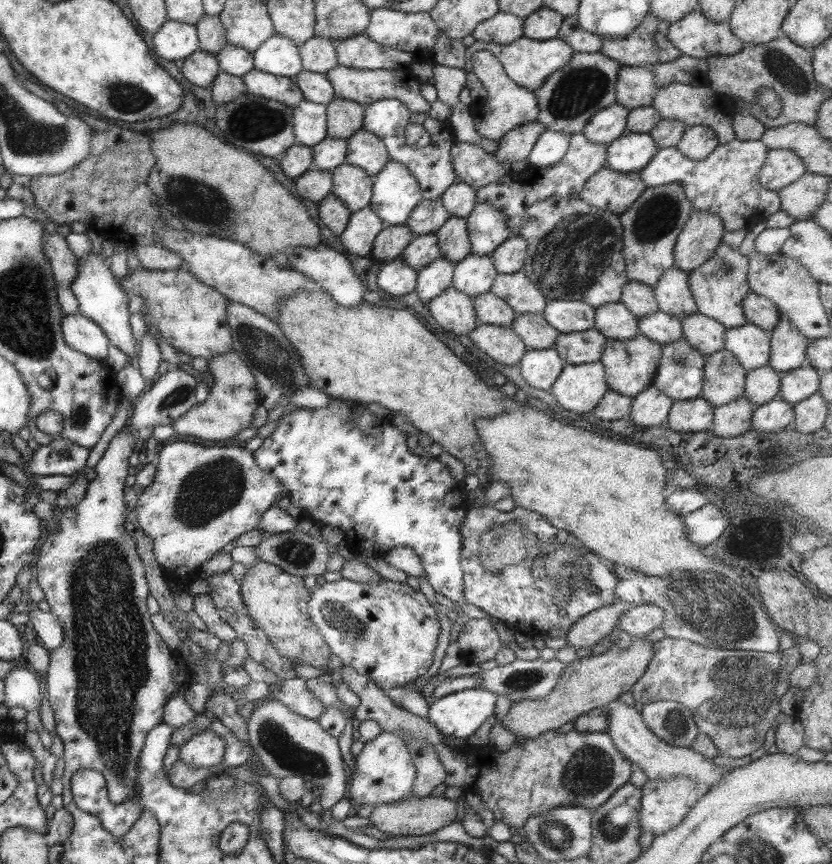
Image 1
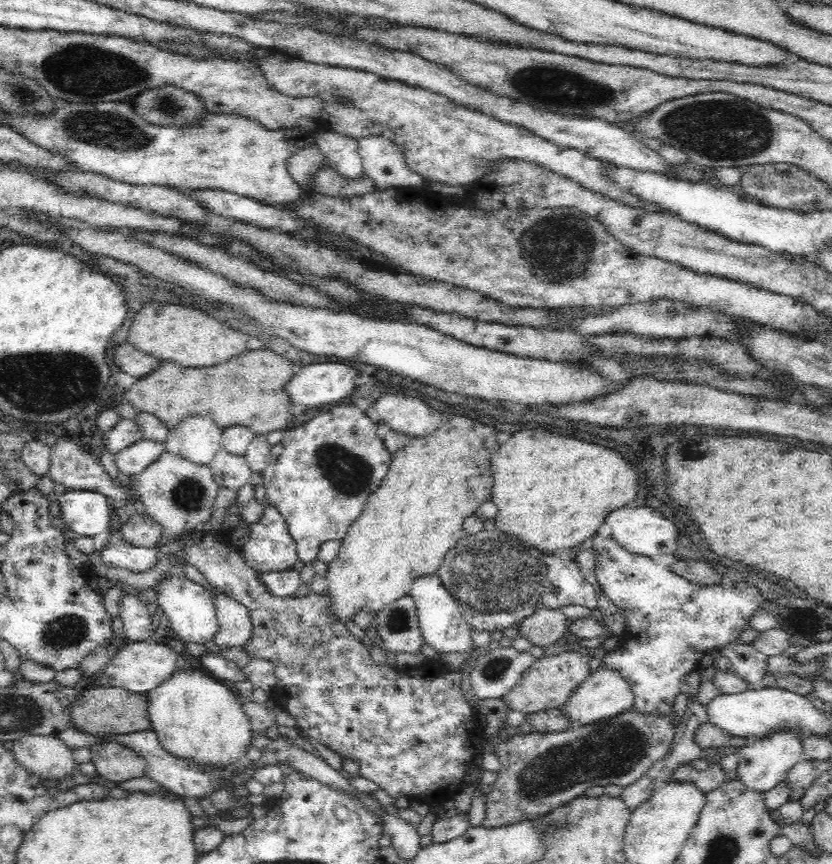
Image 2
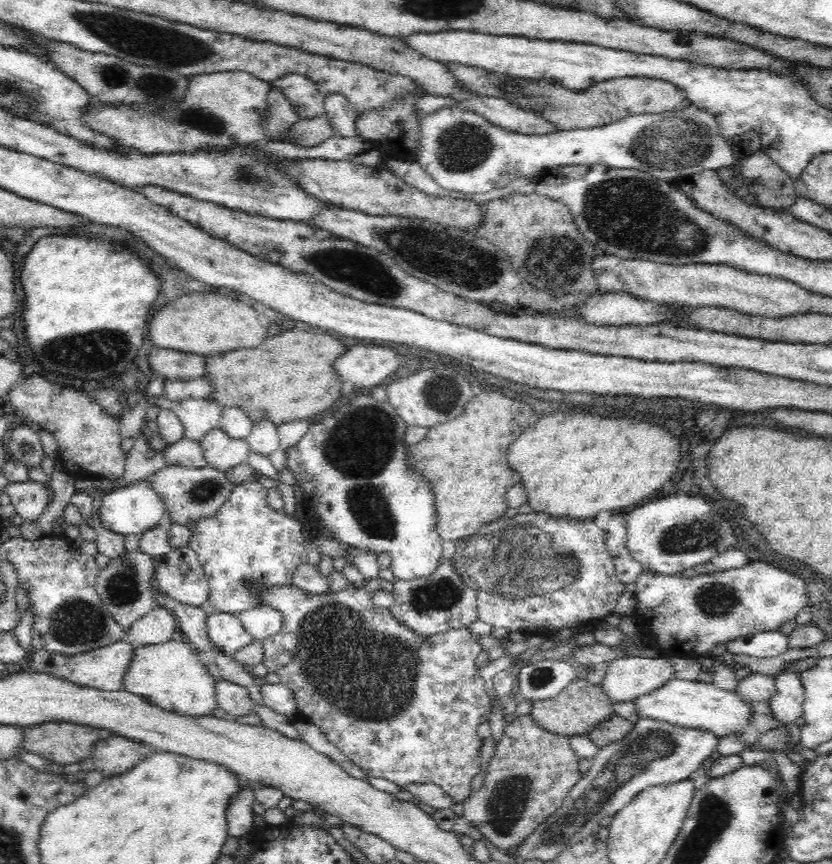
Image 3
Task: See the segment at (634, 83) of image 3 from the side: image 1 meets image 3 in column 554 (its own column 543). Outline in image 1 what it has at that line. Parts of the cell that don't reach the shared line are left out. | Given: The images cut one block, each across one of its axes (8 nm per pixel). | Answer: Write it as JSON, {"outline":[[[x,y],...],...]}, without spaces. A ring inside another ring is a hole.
{"outline":[[[573,53],[571,58],[552,72],[534,93],[538,113],[536,121],[546,130],[568,135],[580,133],[587,121],[602,108],[616,103],[616,74],[620,64],[601,53]]]}

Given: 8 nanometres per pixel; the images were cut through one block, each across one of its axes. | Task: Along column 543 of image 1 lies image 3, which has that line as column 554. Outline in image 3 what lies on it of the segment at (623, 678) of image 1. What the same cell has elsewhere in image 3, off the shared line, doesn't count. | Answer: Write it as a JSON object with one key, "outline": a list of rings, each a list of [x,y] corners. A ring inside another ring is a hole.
{"outline":[[[575,678],[556,696],[549,699],[532,701],[529,714],[531,719],[540,728],[558,735],[572,736],[575,734],[586,734],[593,724],[609,719],[615,712],[613,702],[602,692],[599,685],[590,683],[587,678]]]}

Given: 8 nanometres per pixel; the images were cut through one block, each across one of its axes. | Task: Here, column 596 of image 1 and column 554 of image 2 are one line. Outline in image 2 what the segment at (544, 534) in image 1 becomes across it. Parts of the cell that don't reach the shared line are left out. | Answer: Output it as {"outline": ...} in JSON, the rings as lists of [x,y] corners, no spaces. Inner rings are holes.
{"outline":[[[492,521],[486,528],[460,539],[444,556],[437,570],[442,585],[457,600],[463,619],[476,630],[504,630],[530,616],[538,604],[554,610],[562,606],[586,606],[592,610],[598,599],[592,584],[582,577],[578,563],[548,555],[528,545],[520,544],[512,535],[494,528]]]}

